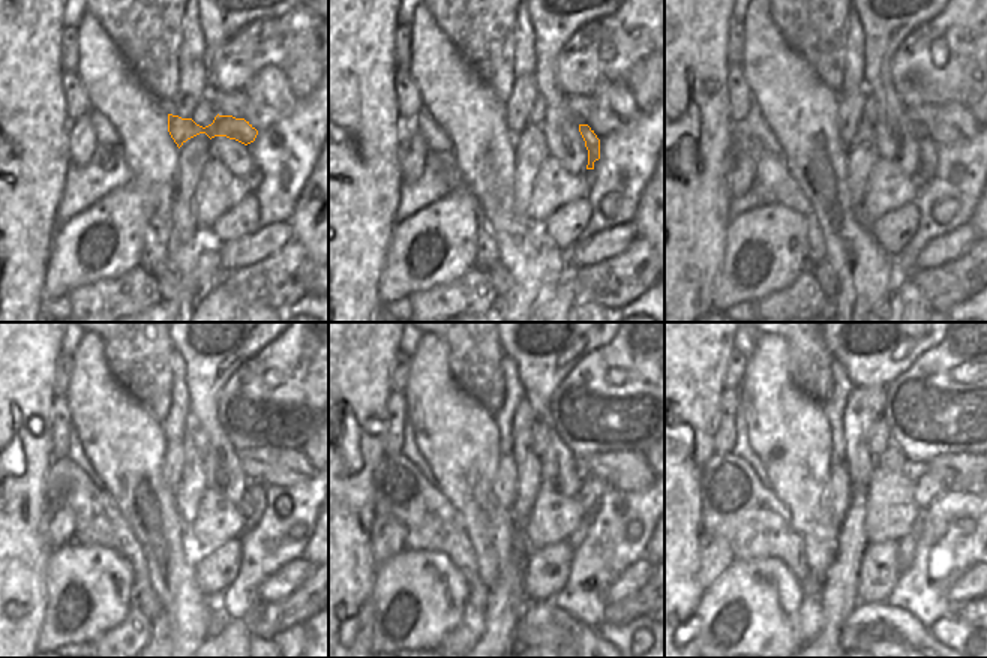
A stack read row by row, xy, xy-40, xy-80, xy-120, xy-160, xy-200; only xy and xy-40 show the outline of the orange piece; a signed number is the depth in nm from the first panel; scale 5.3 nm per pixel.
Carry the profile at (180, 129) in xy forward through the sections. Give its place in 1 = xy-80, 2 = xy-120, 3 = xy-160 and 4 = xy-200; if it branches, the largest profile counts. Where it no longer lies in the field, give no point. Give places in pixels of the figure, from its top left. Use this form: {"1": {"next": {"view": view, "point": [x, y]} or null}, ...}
{"1": {"next": {"view": "xy-80", "point": [929, 158]}}, "2": {"next": {"view": "xy-120", "point": [260, 493]}}, "3": {"next": {"view": "xy-160", "point": [575, 540]}}, "4": {"next": {"view": "xy-200", "point": [906, 546]}}}

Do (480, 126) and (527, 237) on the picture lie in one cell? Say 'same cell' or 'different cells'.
same cell

